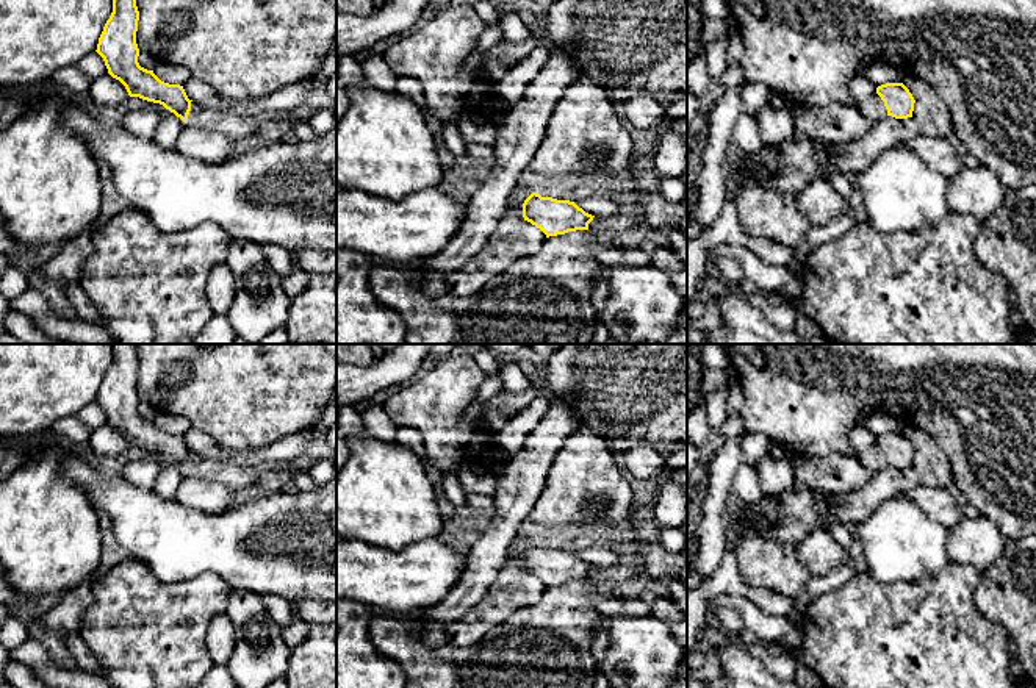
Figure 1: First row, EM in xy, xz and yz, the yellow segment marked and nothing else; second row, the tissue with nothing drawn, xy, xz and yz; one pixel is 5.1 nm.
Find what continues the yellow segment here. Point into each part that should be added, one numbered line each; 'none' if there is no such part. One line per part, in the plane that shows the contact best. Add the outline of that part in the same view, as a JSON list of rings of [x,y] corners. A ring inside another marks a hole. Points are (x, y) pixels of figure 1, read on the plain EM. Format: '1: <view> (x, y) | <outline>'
none

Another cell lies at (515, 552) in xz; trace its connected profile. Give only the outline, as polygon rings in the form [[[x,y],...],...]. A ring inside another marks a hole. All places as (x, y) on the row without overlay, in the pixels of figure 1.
[[[523,538],[513,539],[507,552],[507,561],[504,568],[513,571],[524,571],[523,554],[531,544],[532,544],[531,541]]]

